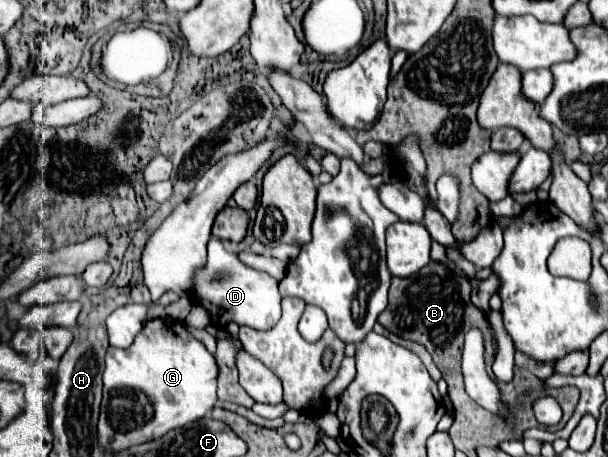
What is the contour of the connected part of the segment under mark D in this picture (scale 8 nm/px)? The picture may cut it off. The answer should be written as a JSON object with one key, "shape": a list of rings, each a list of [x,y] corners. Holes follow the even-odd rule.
{"shape":[[[218,239],[208,243],[208,261],[194,277],[194,299],[204,305],[212,319],[212,309],[218,309],[218,323],[226,325],[234,321],[238,325],[248,325],[254,329],[272,329],[280,317],[280,293],[278,281],[268,273],[246,267],[238,261],[234,251],[222,247]],[[214,255],[220,255],[214,263]]]}

